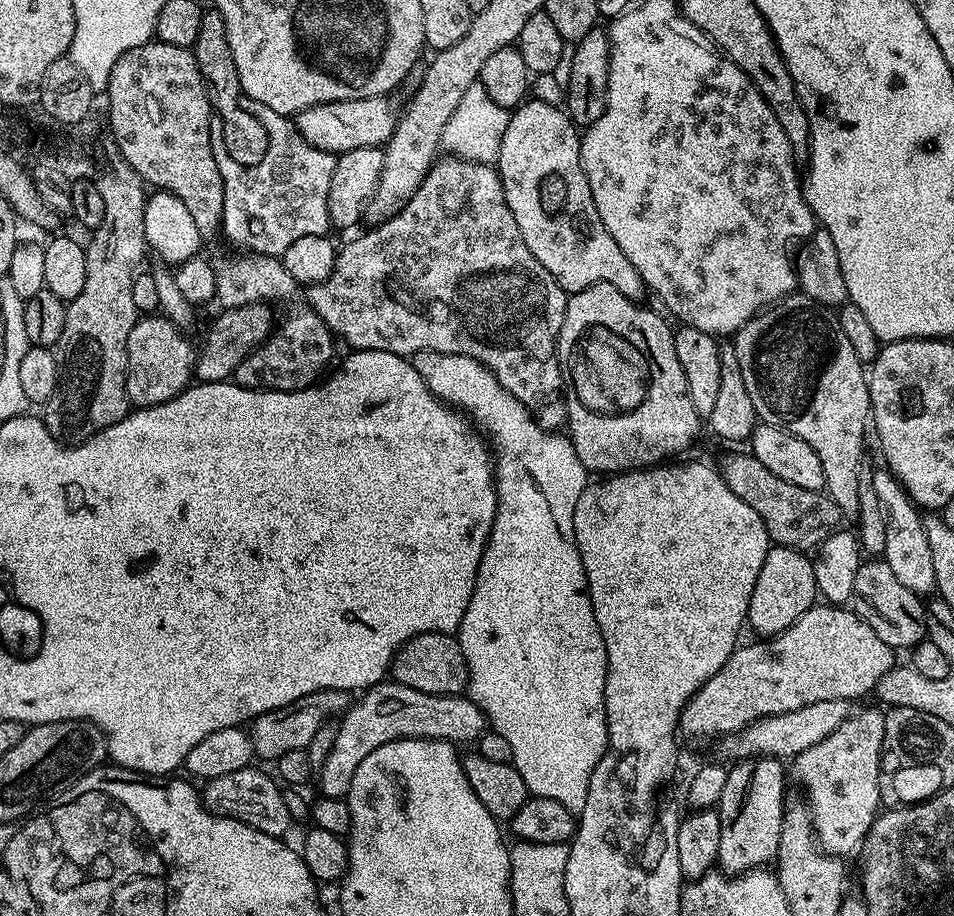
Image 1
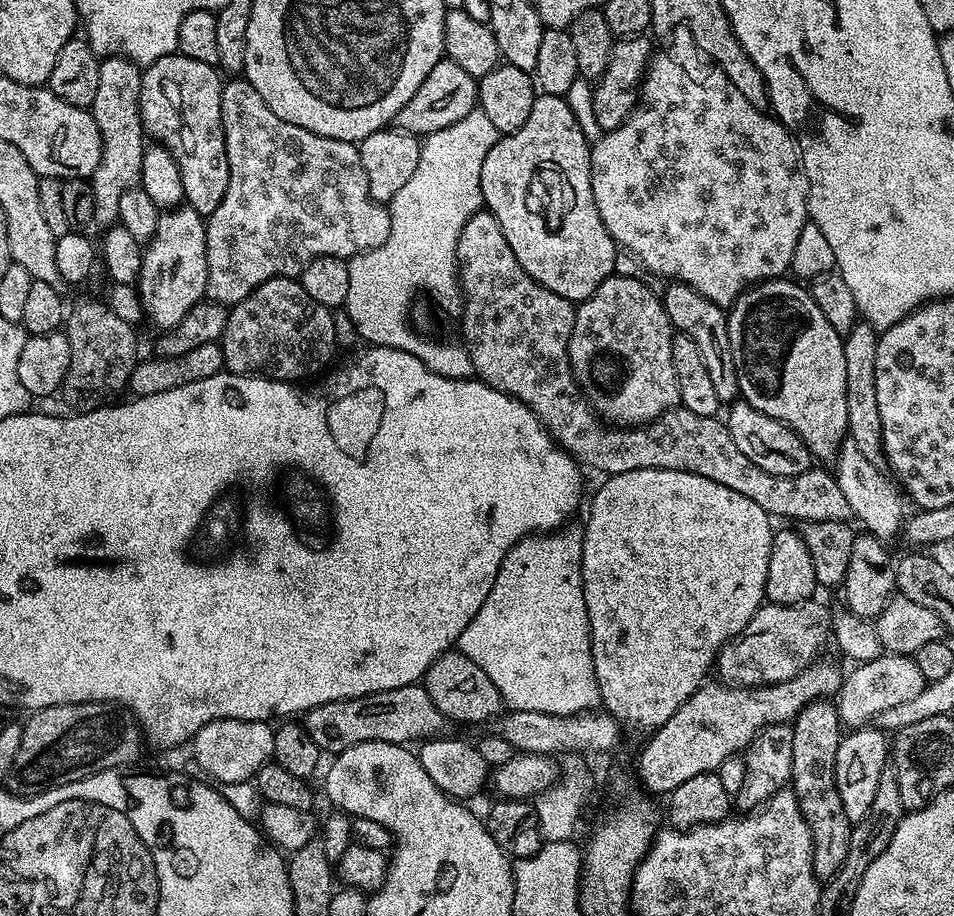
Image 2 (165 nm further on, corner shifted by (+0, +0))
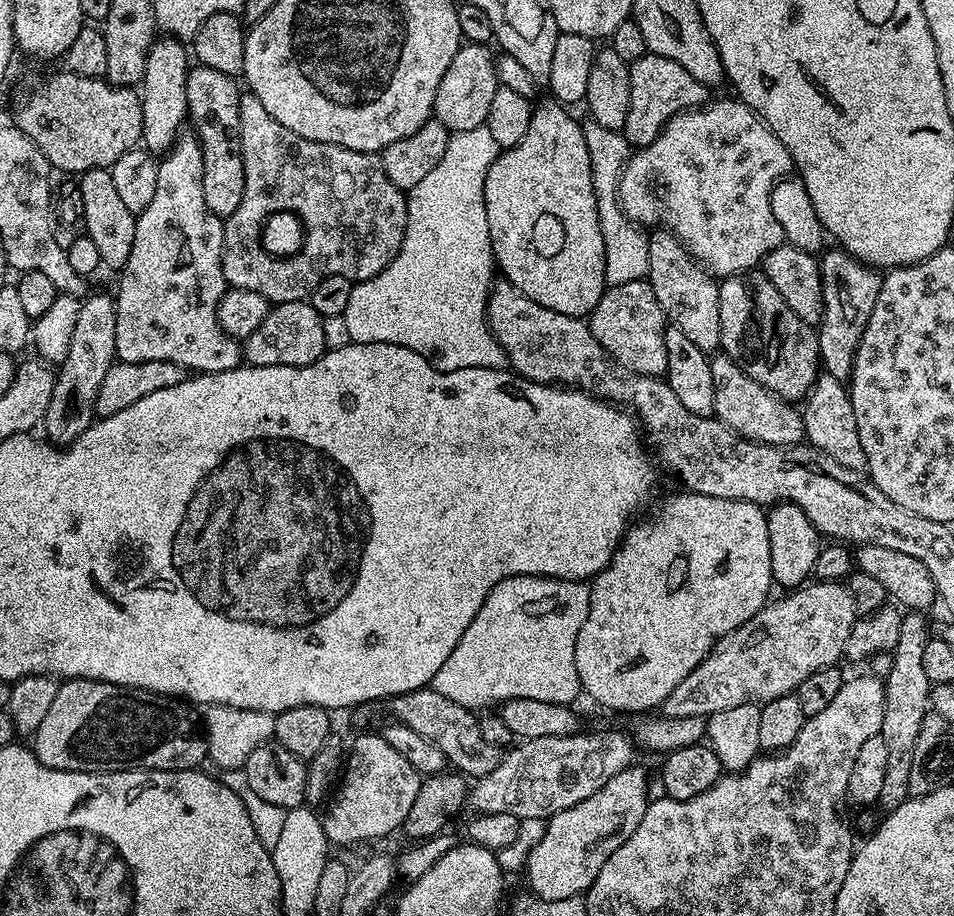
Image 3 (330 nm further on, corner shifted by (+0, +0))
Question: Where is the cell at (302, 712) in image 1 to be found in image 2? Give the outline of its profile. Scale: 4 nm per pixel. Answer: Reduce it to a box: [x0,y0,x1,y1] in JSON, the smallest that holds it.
[302,682,446,754]

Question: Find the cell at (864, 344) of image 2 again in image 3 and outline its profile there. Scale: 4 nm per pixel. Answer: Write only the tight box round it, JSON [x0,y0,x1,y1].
[816,251,882,381]

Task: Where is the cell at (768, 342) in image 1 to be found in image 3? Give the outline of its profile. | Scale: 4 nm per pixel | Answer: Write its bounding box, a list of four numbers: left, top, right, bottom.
[719,271,821,402]

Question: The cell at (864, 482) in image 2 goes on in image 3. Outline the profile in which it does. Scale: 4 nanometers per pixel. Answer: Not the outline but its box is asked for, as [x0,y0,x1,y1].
[802,371,866,468]

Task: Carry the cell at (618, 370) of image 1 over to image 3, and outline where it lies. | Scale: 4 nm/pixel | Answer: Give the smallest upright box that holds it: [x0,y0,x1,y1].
[590,279,666,376]

